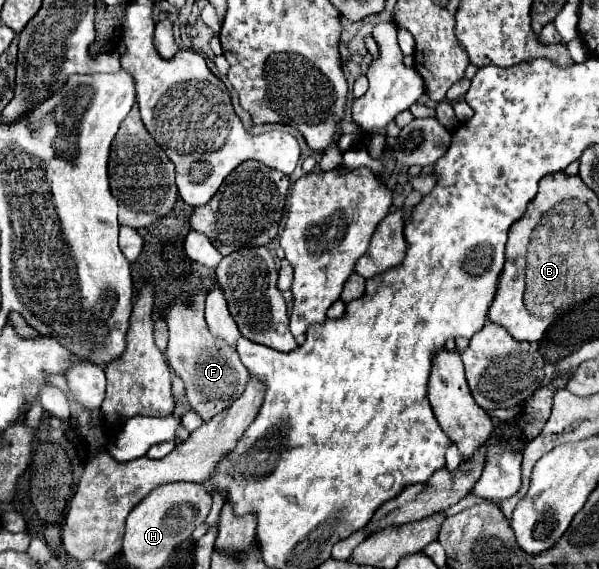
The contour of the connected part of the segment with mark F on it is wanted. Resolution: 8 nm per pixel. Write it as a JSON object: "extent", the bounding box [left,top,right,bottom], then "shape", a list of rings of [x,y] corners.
{"extent":[162,293,250,421],"shape":[[[206,293],[192,295],[192,301],[176,301],[176,305],[168,305],[162,319],[170,331],[170,343],[166,349],[168,363],[172,371],[184,381],[190,407],[204,421],[210,421],[244,393],[250,373],[242,365],[234,347],[220,341],[220,337],[212,337],[204,319],[204,301]]]}

